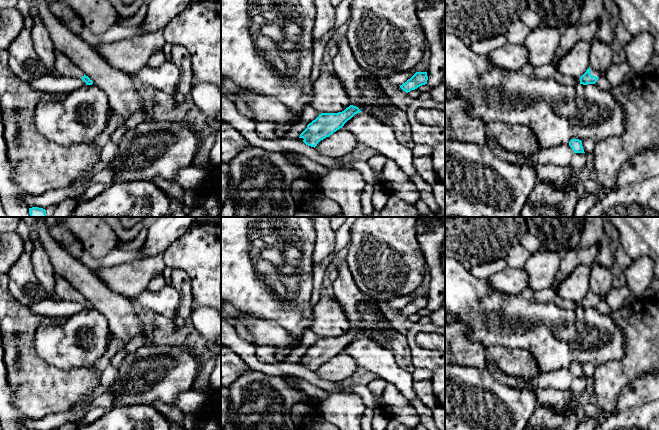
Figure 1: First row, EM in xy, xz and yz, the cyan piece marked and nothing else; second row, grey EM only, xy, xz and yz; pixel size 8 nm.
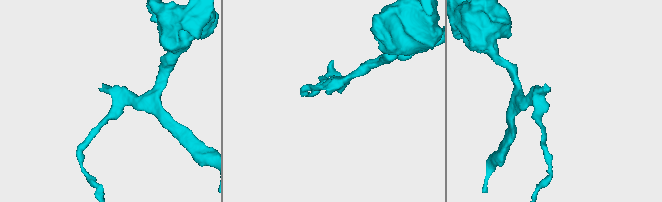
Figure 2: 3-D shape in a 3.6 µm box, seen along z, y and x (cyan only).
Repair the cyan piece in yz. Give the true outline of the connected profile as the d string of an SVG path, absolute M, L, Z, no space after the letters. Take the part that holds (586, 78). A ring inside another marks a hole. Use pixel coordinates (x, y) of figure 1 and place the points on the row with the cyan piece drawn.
M589 67L586 72L580 77L580 84L595 84L601 74L595 69Z

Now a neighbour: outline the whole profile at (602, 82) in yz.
M600 76L595 83L601 90L609 91L612 86L604 76Z

